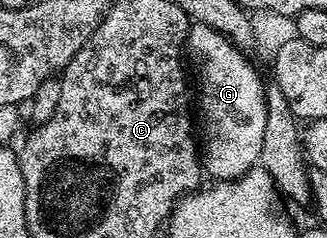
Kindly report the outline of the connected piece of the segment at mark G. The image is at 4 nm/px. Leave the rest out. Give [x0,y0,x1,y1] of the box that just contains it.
[187,25,267,182]

